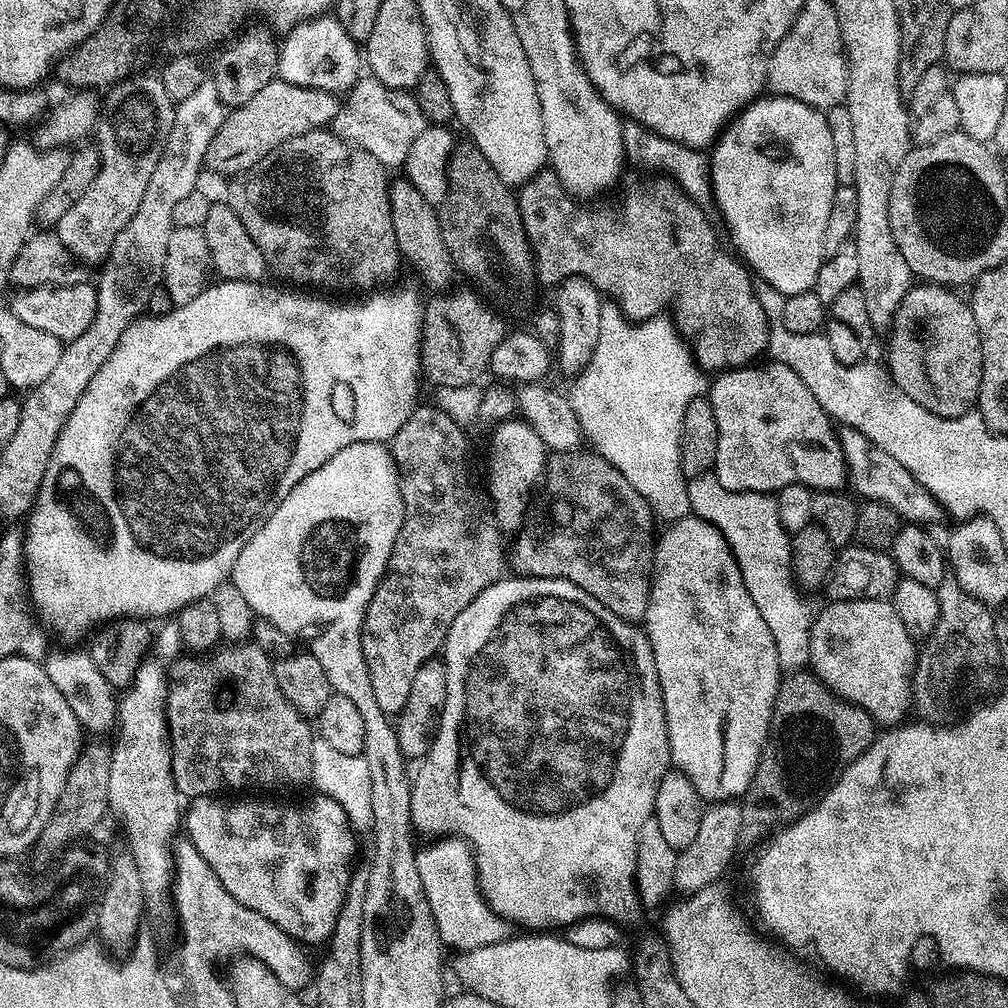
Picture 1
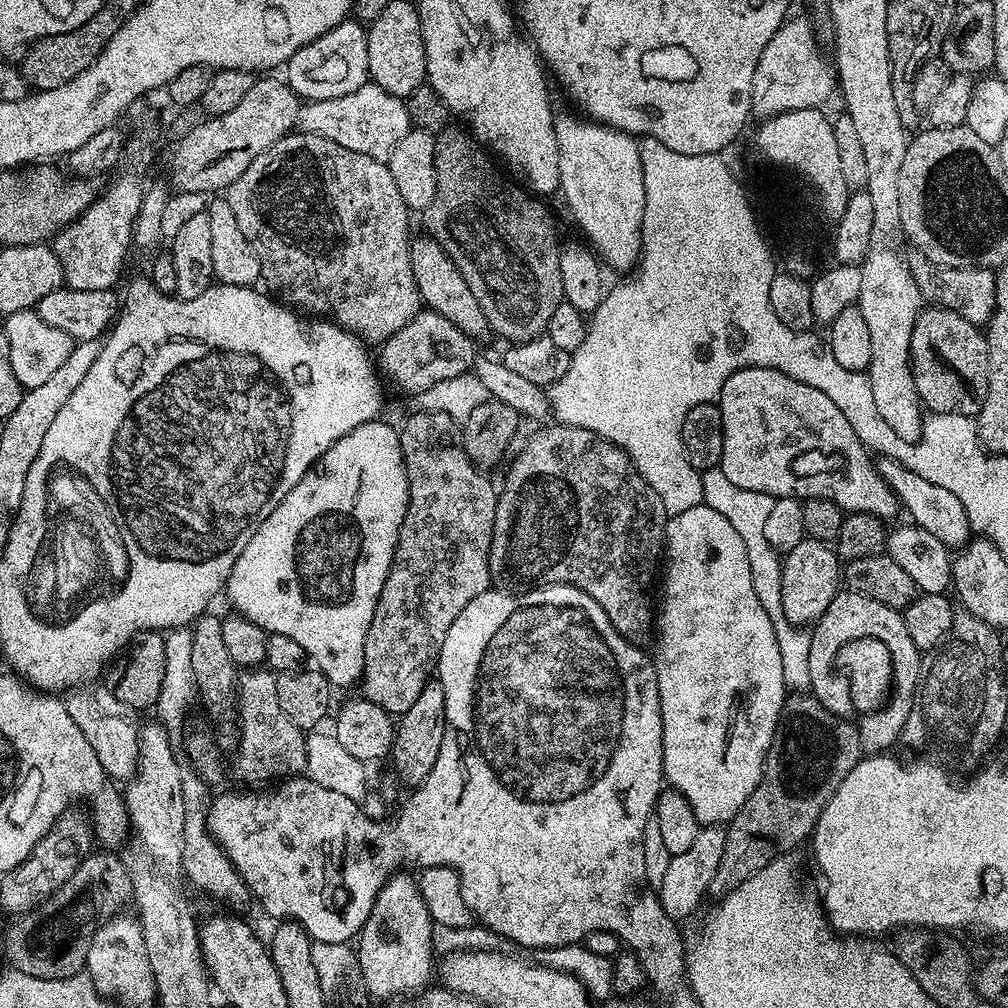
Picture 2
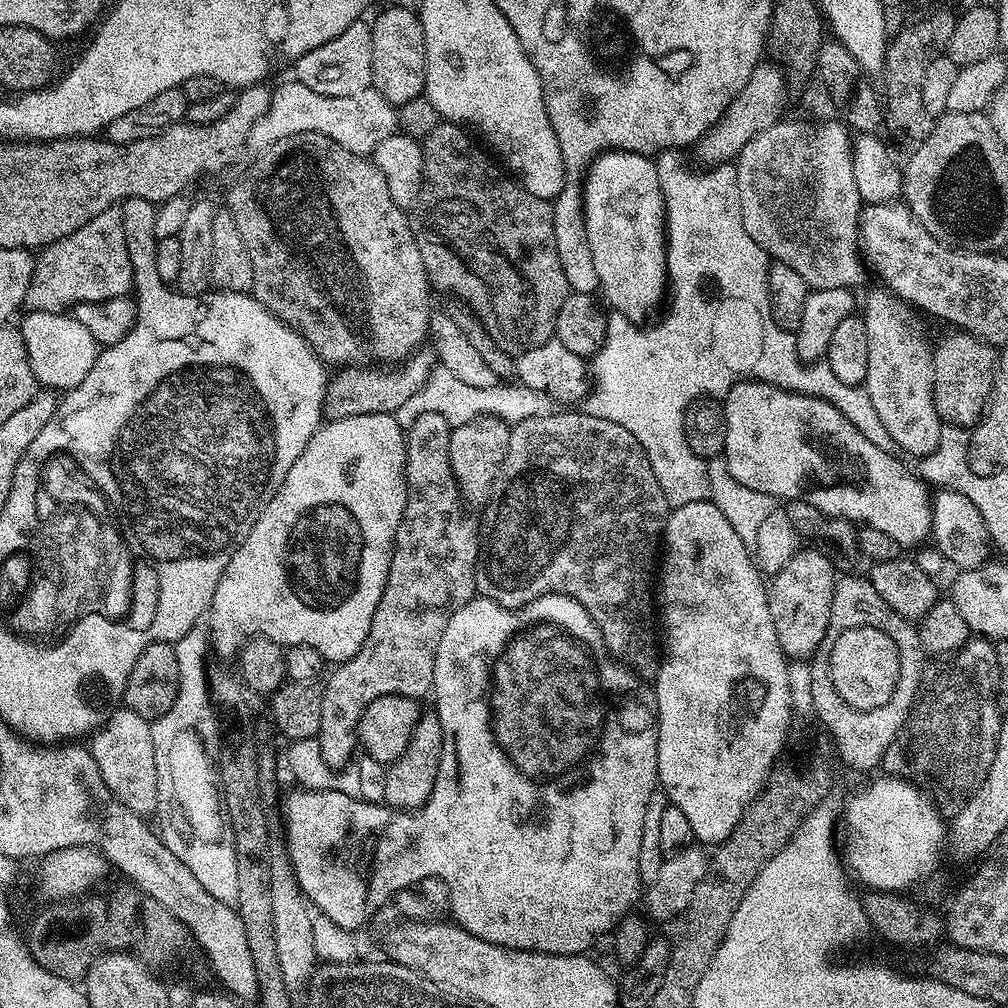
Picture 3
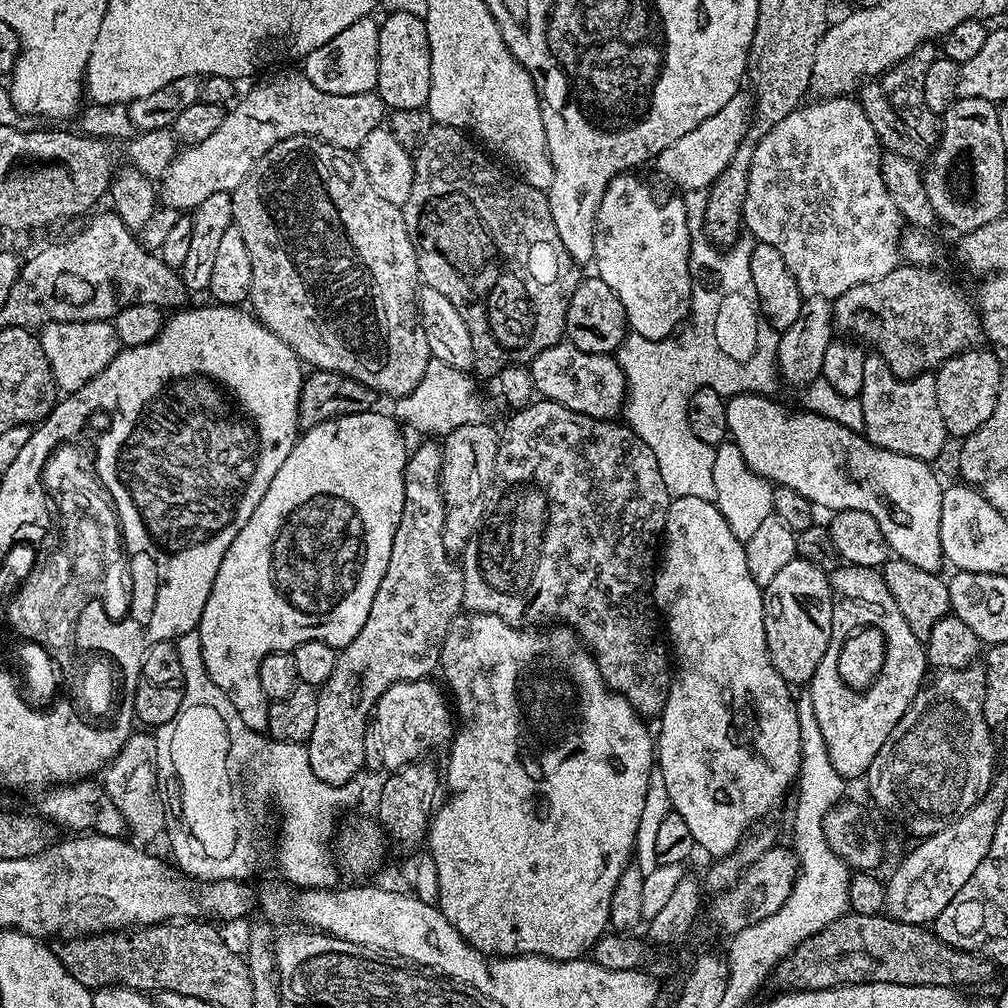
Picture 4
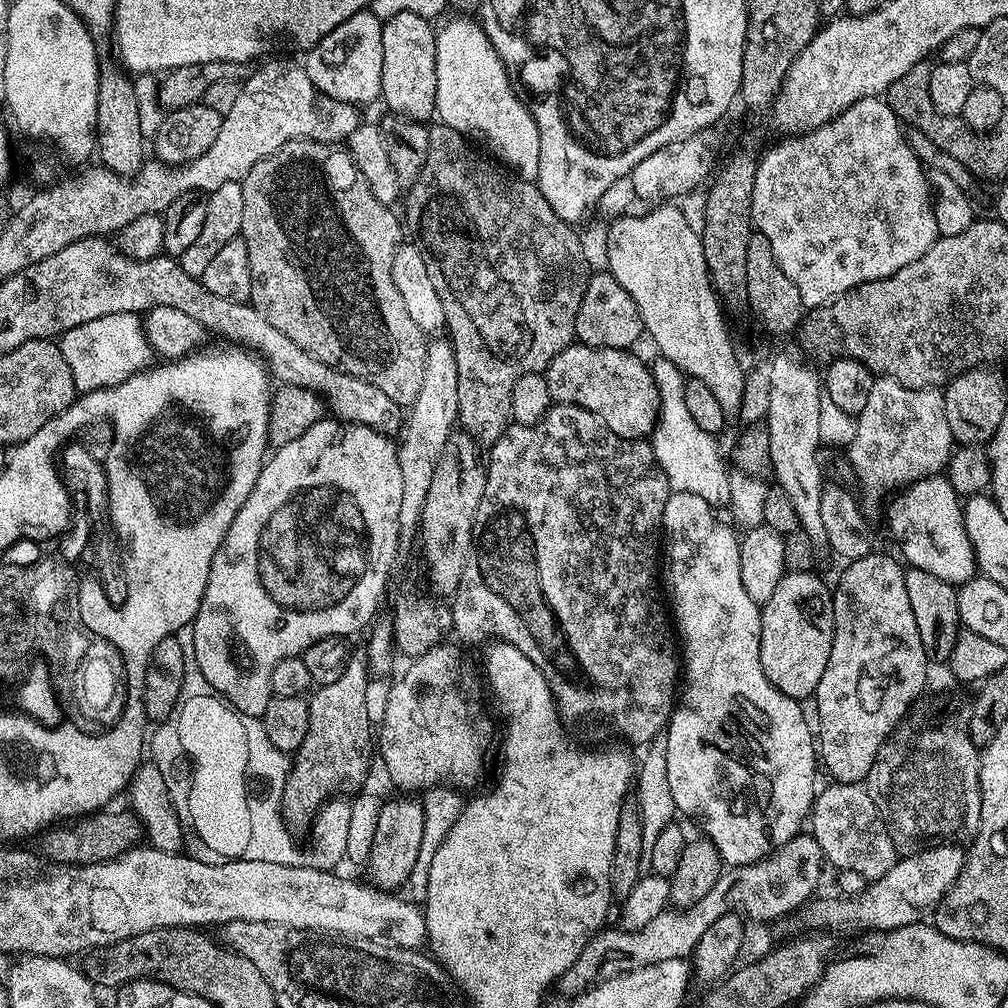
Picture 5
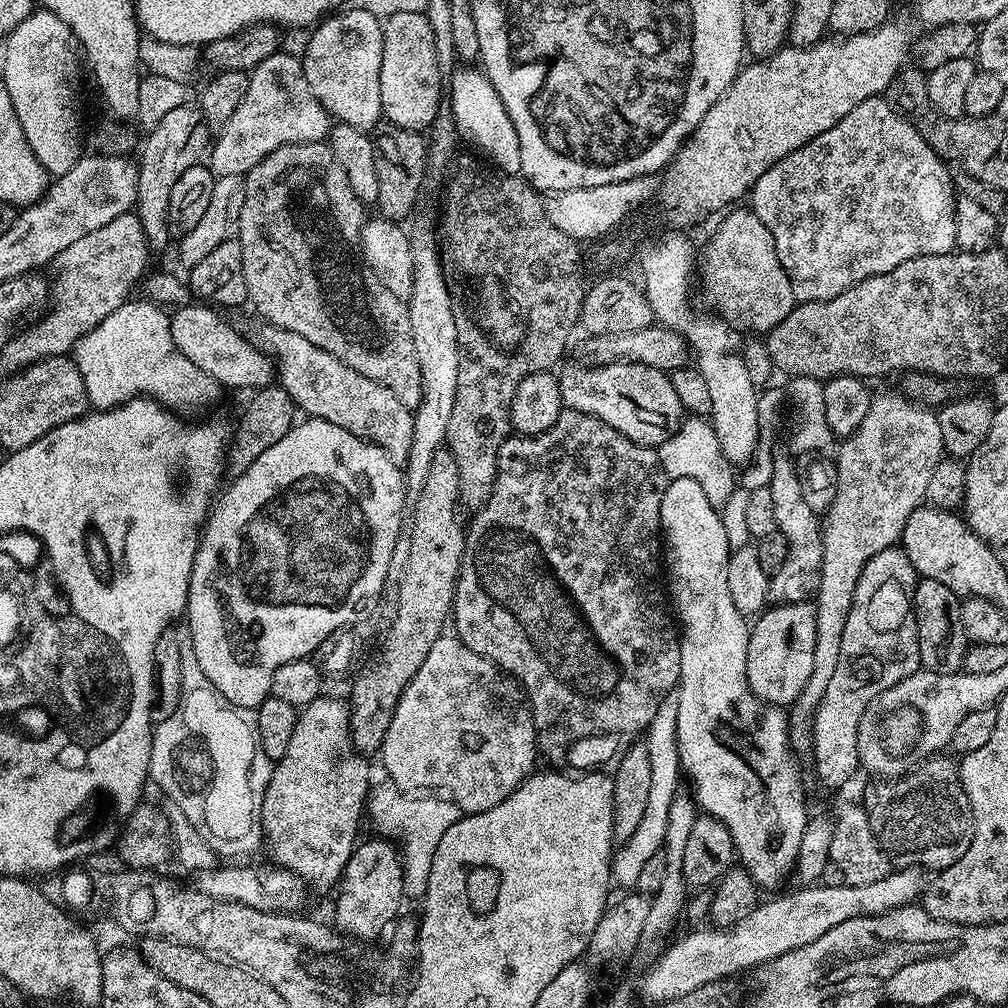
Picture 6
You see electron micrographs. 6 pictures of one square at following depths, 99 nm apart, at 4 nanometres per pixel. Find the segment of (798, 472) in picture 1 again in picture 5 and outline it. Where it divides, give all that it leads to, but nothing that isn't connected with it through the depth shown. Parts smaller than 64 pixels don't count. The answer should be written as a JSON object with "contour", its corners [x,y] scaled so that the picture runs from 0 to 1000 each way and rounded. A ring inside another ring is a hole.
{"contour":[[[930,470],[909,476],[890,487],[884,496],[881,524],[893,539],[892,551],[904,563],[919,565],[919,569],[927,569],[927,573],[935,573],[935,577],[945,581],[956,579],[969,570],[966,546],[962,534],[958,534],[954,496],[946,482],[942,482],[939,471]]]}

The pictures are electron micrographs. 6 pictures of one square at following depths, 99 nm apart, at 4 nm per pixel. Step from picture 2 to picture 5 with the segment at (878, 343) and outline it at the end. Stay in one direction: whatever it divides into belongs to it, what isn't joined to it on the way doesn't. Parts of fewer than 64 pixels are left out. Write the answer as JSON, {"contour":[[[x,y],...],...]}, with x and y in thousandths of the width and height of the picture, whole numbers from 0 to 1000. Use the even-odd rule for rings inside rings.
{"contour":[[[879,372],[866,376],[859,407],[849,414],[847,438],[839,444],[841,460],[855,483],[880,490],[896,486],[909,476],[936,469],[945,447],[933,385],[900,385]]]}

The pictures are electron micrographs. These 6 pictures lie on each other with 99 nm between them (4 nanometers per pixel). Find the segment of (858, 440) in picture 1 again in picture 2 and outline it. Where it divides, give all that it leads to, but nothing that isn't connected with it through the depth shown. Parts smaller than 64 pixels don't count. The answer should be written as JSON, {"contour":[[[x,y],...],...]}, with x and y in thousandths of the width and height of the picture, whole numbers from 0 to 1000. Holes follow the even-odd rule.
{"contour":[[[873,452],[869,456],[869,464],[873,468],[873,473],[881,479],[885,489],[893,497],[894,505],[905,511],[902,512],[904,519],[910,520],[922,530],[927,530],[927,534],[931,534],[931,538],[935,538],[941,546],[951,546],[960,539],[965,526],[960,521],[958,502],[954,502],[954,498],[950,498],[950,494],[942,490],[942,486],[927,482],[927,478],[915,474],[915,470],[907,470],[907,466],[891,459],[890,456],[885,456],[882,452]]]}

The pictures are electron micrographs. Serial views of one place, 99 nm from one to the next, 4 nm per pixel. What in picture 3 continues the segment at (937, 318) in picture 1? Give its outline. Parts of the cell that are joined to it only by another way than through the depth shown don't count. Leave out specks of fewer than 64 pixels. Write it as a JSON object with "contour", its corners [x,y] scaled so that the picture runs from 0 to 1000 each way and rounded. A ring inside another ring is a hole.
{"contour":[[[944,327],[941,333],[927,341],[924,351],[925,394],[934,418],[938,422],[950,421],[957,427],[963,426],[976,409],[984,386],[989,354],[985,342],[977,341],[961,329]]]}

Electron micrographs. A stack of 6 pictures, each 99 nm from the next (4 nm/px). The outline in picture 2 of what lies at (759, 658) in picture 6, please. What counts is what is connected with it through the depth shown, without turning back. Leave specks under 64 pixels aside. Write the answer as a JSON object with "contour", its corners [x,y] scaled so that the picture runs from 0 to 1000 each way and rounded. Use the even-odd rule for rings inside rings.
{"contour":[[[800,534],[777,553],[776,605],[785,619],[809,620],[834,583],[835,557],[824,539]]]}

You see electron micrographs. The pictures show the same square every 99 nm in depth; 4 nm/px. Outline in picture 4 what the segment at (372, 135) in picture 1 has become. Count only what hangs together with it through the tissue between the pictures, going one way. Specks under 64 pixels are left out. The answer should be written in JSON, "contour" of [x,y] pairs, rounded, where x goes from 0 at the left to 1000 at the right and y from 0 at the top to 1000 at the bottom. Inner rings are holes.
{"contour":[[[298,69],[274,71],[240,95],[223,110],[220,125],[208,137],[176,150],[157,183],[157,198],[162,205],[193,208],[211,192],[231,190],[254,162],[284,137],[313,135],[336,147],[356,149],[359,141],[383,119],[382,105],[372,90],[323,93]]]}

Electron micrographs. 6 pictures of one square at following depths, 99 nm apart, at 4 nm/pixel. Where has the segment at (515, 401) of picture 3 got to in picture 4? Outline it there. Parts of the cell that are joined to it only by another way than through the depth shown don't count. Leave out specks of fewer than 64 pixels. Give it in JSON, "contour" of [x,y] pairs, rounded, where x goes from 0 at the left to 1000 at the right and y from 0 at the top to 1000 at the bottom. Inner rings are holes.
{"contour":[[[426,357],[423,371],[419,371],[419,379],[415,379],[415,383],[407,391],[392,398],[392,416],[402,426],[410,425],[413,429],[422,429],[420,432],[425,435],[442,434],[454,427],[454,423],[481,420],[480,397],[468,379],[469,374],[464,372],[463,368],[442,363],[442,359],[438,357]]]}

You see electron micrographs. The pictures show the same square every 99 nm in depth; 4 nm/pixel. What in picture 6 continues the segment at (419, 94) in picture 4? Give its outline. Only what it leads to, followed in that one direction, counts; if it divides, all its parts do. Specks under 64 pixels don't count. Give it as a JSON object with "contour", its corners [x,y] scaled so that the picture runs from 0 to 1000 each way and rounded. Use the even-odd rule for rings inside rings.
{"contour":[[[421,12],[395,13],[382,19],[379,42],[379,65],[377,66],[377,92],[379,115],[391,127],[402,127],[420,132],[428,128],[437,112],[437,84],[431,46],[431,31]]]}

